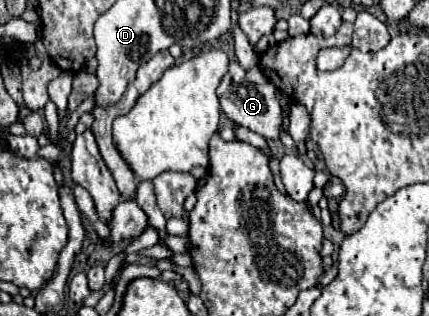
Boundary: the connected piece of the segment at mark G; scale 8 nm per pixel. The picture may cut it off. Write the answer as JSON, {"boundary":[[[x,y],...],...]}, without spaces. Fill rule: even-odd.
{"boundary":[[[232,59],[228,65],[228,73],[222,77],[216,89],[216,95],[218,95],[222,111],[226,113],[230,121],[250,131],[256,131],[258,135],[266,139],[278,139],[280,127],[282,127],[282,109],[276,99],[276,87],[272,87],[272,83],[256,85],[256,83],[246,81],[246,69],[242,69],[240,63]]]}

